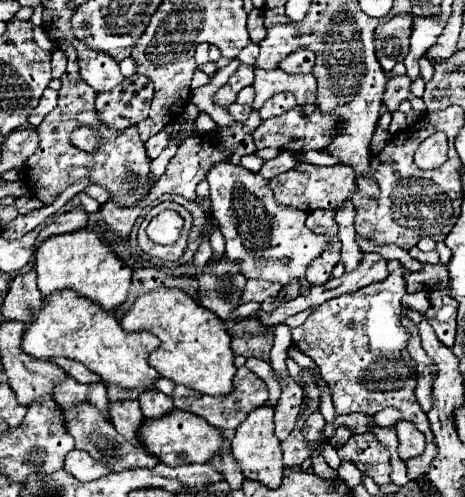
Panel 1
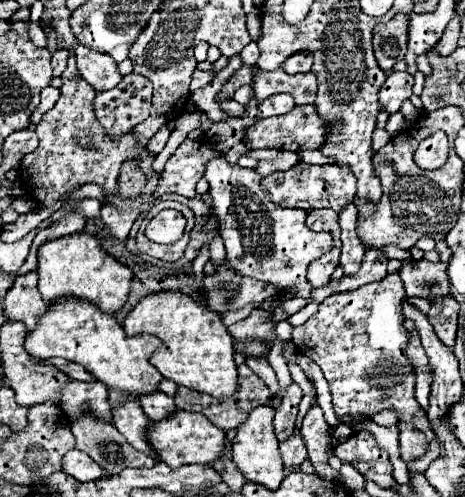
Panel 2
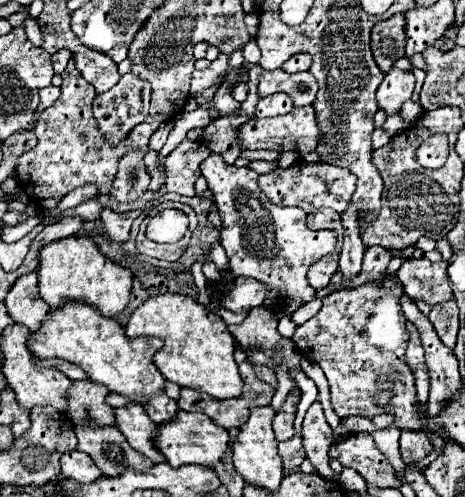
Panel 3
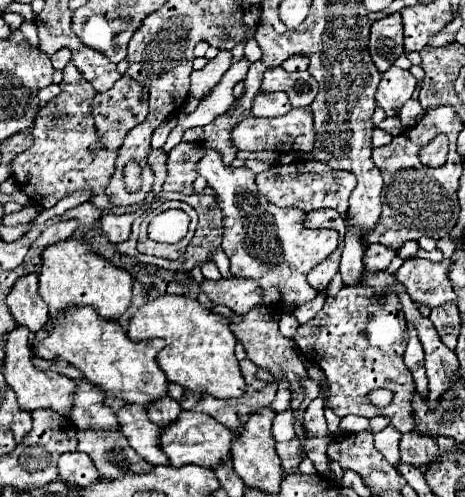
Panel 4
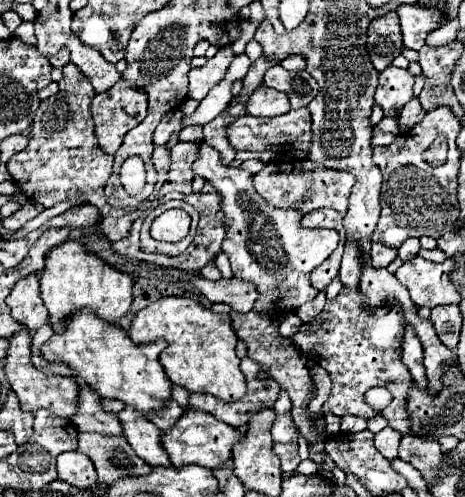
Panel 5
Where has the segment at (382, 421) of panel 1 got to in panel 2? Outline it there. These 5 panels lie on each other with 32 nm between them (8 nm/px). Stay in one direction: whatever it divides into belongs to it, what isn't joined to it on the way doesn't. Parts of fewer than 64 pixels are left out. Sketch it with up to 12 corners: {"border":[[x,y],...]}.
{"border":[[382,410],[372,418],[378,426],[398,422],[394,410]]}

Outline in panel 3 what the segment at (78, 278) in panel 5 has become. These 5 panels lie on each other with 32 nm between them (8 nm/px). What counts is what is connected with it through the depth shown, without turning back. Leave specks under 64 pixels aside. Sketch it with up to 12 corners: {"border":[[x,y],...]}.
{"border":[[92,238],[40,250],[38,288],[50,308],[76,300],[116,316],[132,272]]}

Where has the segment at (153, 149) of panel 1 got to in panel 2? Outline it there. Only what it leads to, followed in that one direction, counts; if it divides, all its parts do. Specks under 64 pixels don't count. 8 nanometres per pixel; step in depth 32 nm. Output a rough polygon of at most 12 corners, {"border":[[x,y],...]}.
{"border":[[160,128],[146,144],[152,156],[158,156],[166,146],[170,130]]}

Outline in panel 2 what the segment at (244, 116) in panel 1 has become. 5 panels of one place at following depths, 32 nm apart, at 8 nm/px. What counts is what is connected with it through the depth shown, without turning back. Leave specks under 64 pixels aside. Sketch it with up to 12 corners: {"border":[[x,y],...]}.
{"border":[[234,100],[220,104],[234,118],[244,118],[246,108]]}

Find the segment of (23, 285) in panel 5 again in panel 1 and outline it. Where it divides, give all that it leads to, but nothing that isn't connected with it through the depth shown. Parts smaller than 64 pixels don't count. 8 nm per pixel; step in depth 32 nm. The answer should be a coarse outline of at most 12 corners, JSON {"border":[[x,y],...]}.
{"border":[[36,270],[18,274],[8,288],[2,314],[30,324],[42,294]]}

